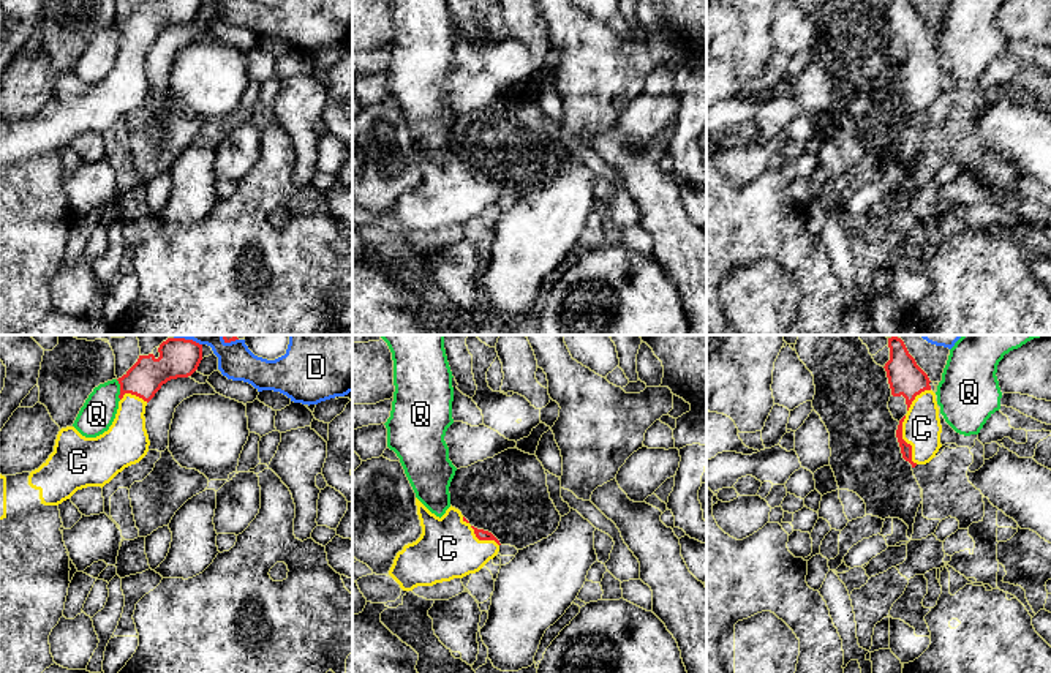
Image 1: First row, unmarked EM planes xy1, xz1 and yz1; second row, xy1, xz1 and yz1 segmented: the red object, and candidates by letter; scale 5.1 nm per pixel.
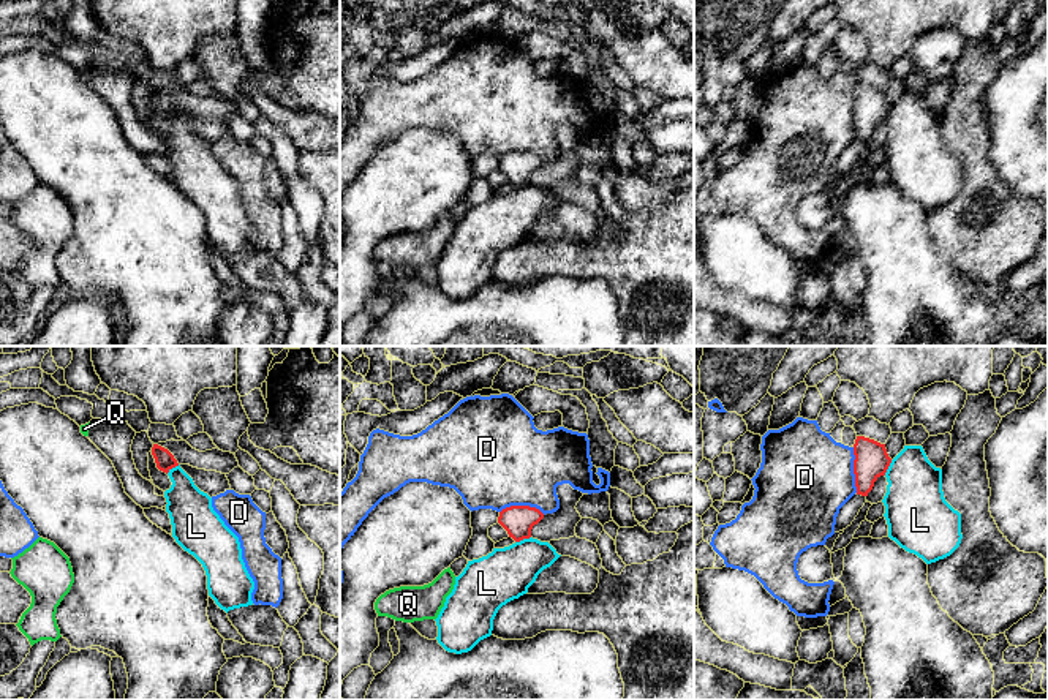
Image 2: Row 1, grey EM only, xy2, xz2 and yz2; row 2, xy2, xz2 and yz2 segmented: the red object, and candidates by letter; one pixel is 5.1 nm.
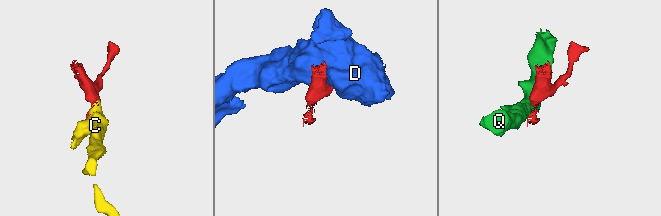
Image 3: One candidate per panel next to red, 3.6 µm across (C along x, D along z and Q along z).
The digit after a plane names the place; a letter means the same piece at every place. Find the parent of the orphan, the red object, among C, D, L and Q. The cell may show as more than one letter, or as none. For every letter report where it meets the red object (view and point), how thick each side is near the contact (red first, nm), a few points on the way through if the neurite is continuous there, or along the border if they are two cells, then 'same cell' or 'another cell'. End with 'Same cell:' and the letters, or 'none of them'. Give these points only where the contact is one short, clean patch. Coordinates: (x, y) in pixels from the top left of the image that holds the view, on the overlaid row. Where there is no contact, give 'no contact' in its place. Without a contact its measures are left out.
C: yz1 (904, 441) | 60/200 nm | same cell
D: yz2 (854, 470) | 180/460 nm | another cell
L: xz2 (522, 539) | 160/260 nm | along xz2 (530, 536), (516, 542) | another cell
Q: xy1 (120, 389) | 180/170 nm | along xy1 (116, 379), (120, 398) | another cell
Same cell: C

